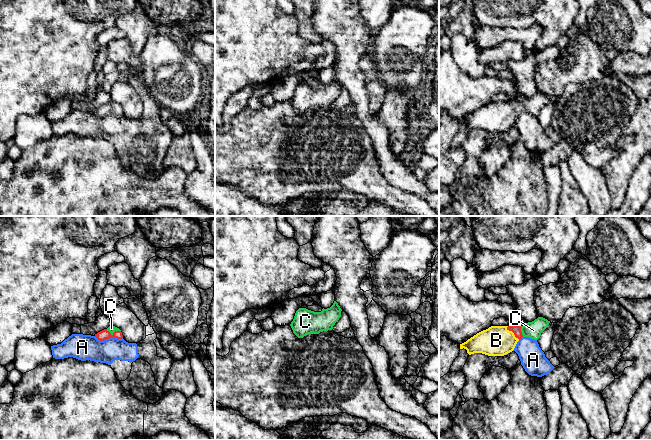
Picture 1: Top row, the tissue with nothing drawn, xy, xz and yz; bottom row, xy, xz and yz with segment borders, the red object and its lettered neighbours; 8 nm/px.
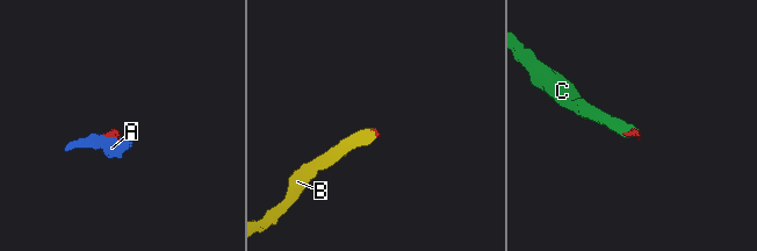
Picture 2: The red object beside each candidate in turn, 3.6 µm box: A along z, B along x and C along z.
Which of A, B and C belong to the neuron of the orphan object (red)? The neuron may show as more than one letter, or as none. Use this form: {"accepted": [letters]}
{"accepted": ["B", "C"]}

